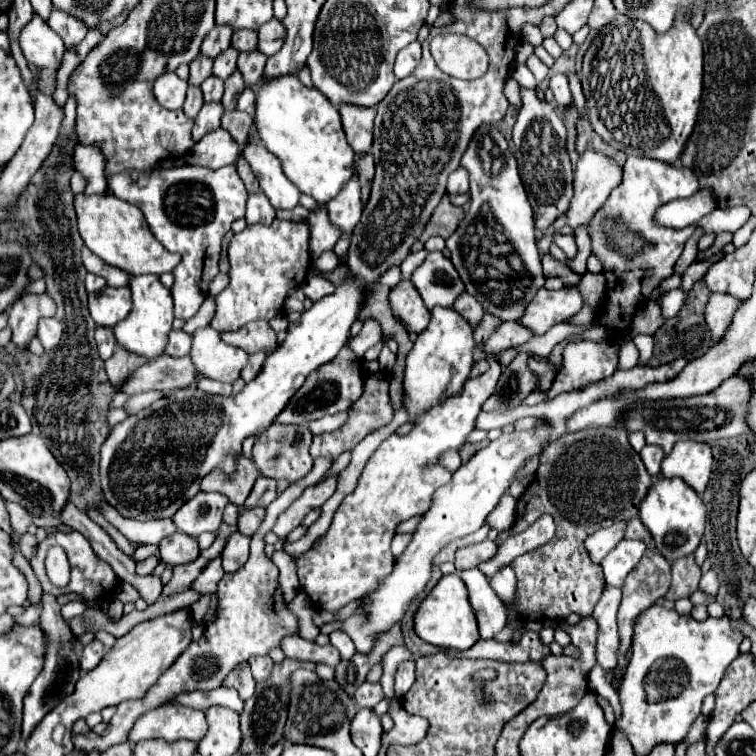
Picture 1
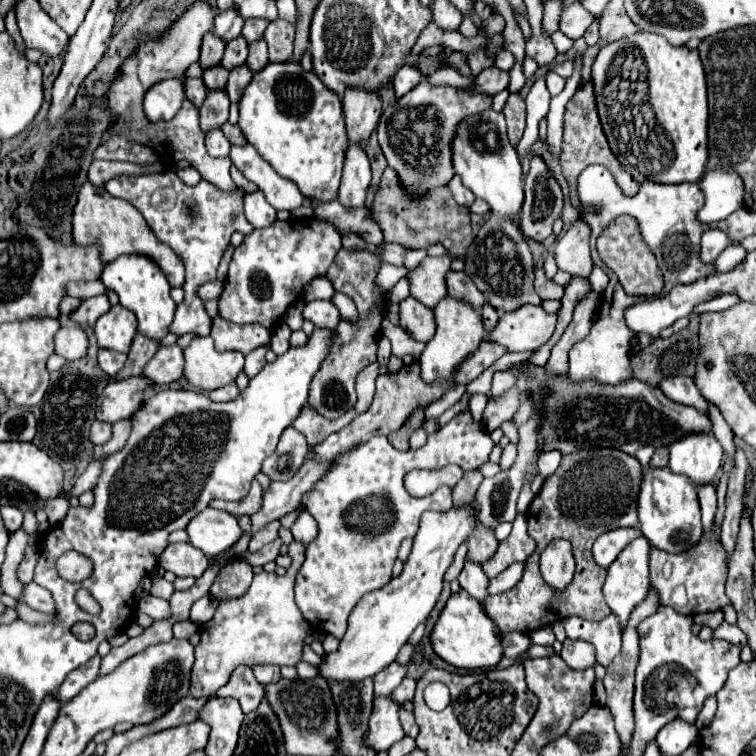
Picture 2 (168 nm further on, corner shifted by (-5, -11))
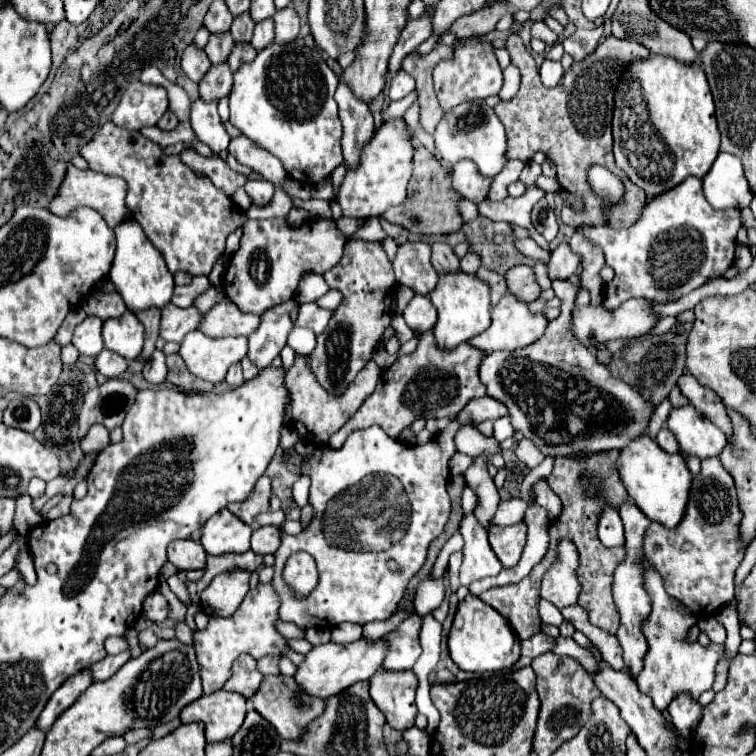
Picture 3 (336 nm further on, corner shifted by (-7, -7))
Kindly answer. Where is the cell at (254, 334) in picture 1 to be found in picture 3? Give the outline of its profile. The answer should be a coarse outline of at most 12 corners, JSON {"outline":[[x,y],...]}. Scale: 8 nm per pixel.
{"outline":[[223,298],[199,330],[211,338],[251,336],[257,314],[243,314]]}

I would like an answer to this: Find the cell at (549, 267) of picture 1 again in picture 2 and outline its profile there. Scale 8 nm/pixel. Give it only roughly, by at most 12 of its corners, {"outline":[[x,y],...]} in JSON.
{"outline":[[535,268],[535,290],[541,300],[561,300],[563,288]]}

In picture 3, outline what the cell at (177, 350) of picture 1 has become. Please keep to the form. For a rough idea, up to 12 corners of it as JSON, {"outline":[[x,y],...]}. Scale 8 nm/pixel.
{"outline":[[155,350],[143,366],[149,384],[163,384],[167,378],[165,352]]}

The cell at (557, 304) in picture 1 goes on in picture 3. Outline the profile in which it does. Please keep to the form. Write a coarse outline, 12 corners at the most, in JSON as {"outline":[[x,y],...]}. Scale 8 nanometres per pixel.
{"outline":[[507,292],[487,332],[471,338],[487,354],[525,348],[545,334],[547,318]]}

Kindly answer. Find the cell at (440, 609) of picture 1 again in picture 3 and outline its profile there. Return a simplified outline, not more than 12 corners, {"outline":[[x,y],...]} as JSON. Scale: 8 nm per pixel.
{"outline":[[473,594],[459,602],[447,646],[467,672],[519,660],[509,622]]}

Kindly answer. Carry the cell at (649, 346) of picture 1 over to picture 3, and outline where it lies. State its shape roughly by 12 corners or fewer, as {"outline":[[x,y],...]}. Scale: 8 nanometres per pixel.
{"outline":[[651,300],[617,310],[573,310],[573,334],[597,342],[647,334],[659,320]]}

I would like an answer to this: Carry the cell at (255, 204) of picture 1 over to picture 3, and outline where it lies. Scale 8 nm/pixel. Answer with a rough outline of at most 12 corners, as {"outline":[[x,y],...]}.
{"outline":[[251,178],[243,188],[251,204],[267,206],[275,188],[261,178]]}

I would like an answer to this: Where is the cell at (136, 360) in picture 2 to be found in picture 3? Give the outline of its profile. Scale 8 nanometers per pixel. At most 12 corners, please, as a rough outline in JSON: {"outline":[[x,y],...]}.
{"outline":[[159,310],[137,312],[145,326],[145,346],[139,362],[147,362],[159,336]]}

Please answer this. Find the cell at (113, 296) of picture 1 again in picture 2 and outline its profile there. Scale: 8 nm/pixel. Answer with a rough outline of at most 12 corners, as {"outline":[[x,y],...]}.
{"outline":[[121,304],[95,324],[99,348],[129,352],[137,318]]}

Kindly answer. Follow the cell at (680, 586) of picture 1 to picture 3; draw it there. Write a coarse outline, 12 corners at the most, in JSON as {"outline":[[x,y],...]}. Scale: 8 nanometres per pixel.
{"outline":[[701,462],[687,516],[651,524],[645,554],[697,616],[735,596],[735,482]]}

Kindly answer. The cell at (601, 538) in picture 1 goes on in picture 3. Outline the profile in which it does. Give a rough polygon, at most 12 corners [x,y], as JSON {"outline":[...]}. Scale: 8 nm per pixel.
{"outline":[[603,508],[599,540],[605,548],[625,544],[619,512]]}

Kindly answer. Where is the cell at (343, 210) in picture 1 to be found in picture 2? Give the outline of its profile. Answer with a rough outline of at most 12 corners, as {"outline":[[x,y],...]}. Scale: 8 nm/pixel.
{"outline":[[361,142],[345,150],[339,202],[365,206],[371,182],[369,158]]}

